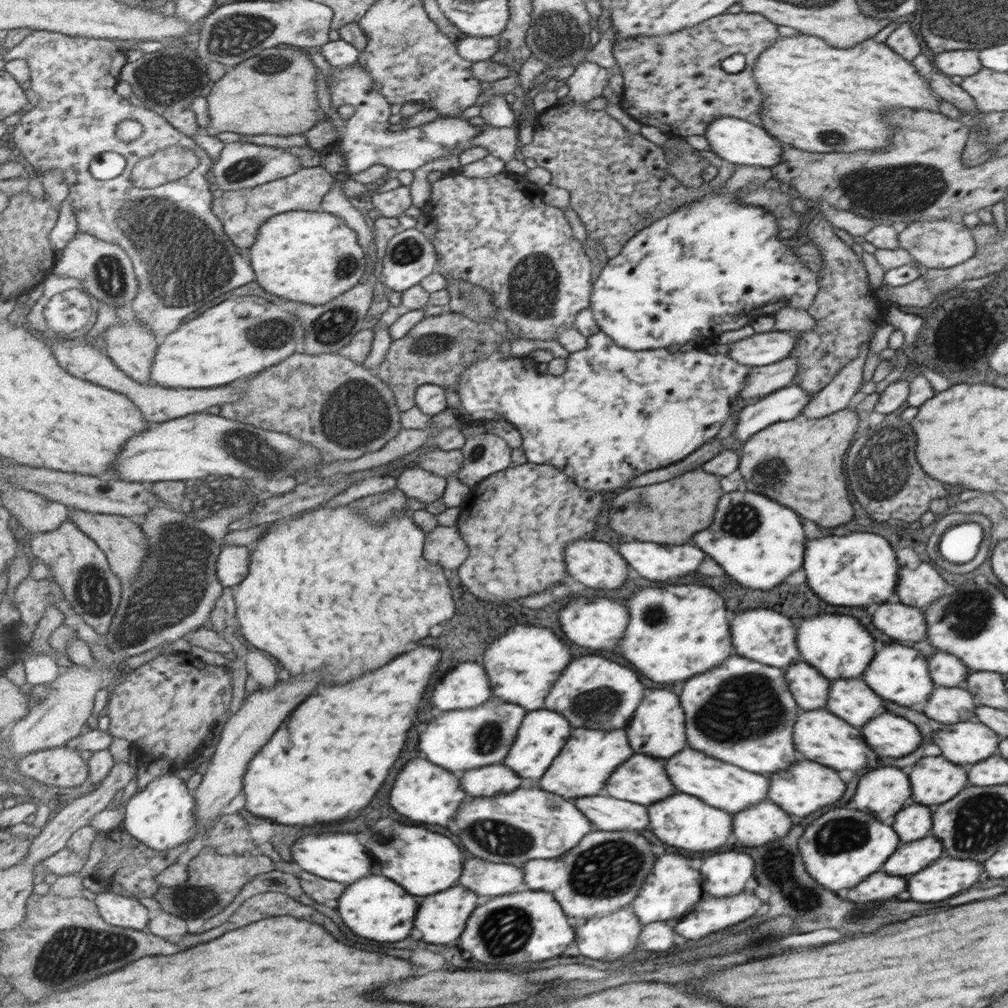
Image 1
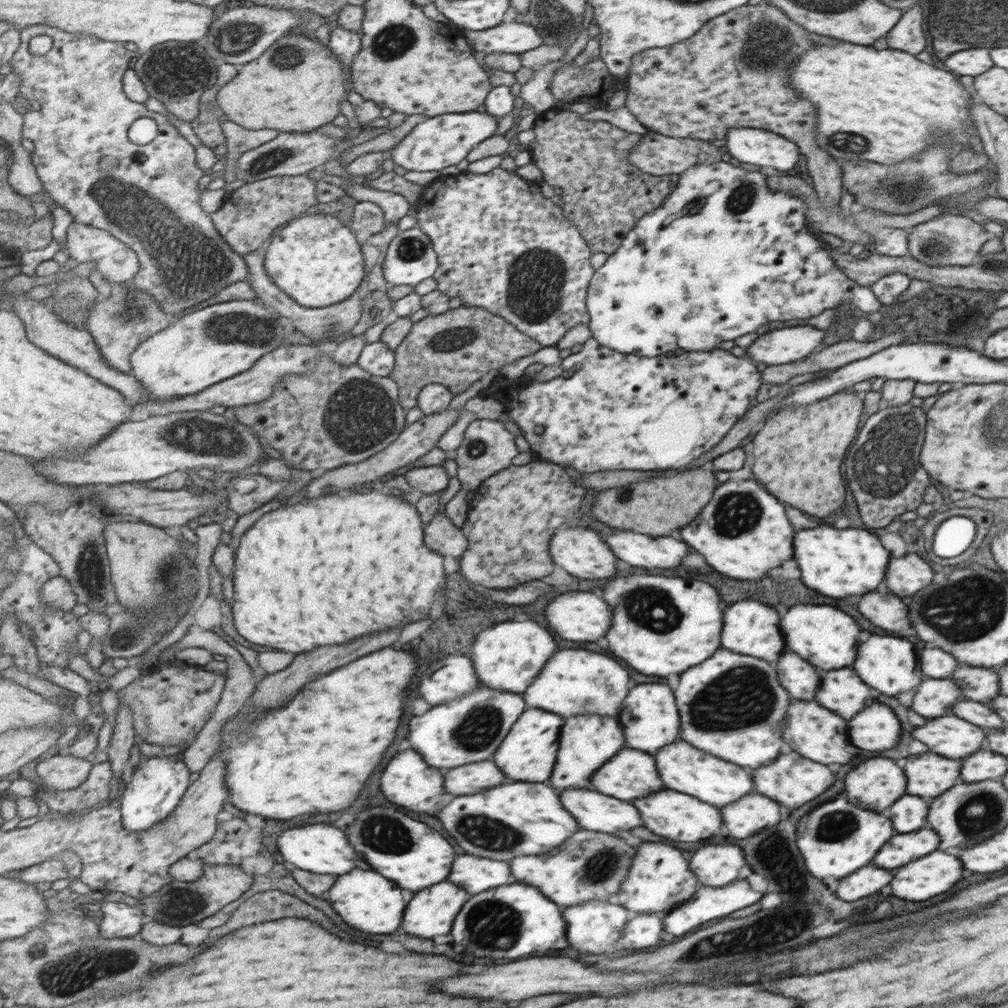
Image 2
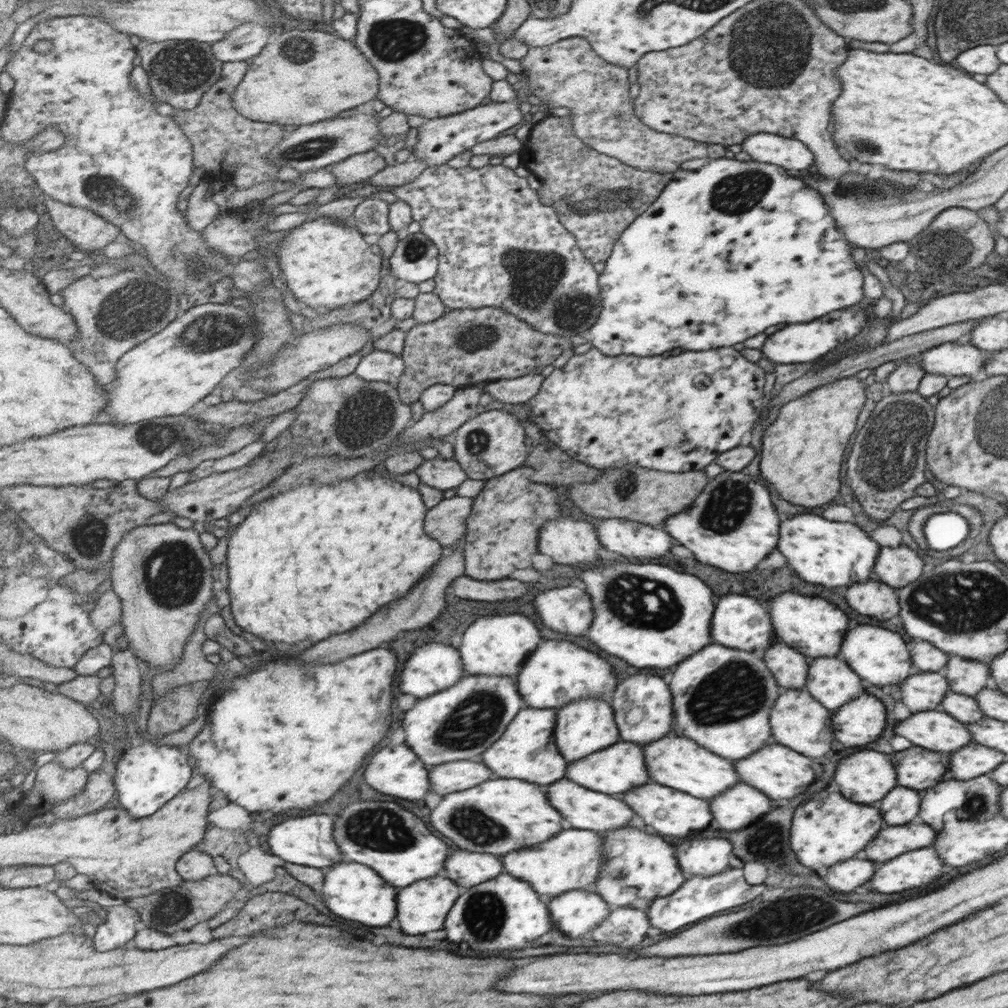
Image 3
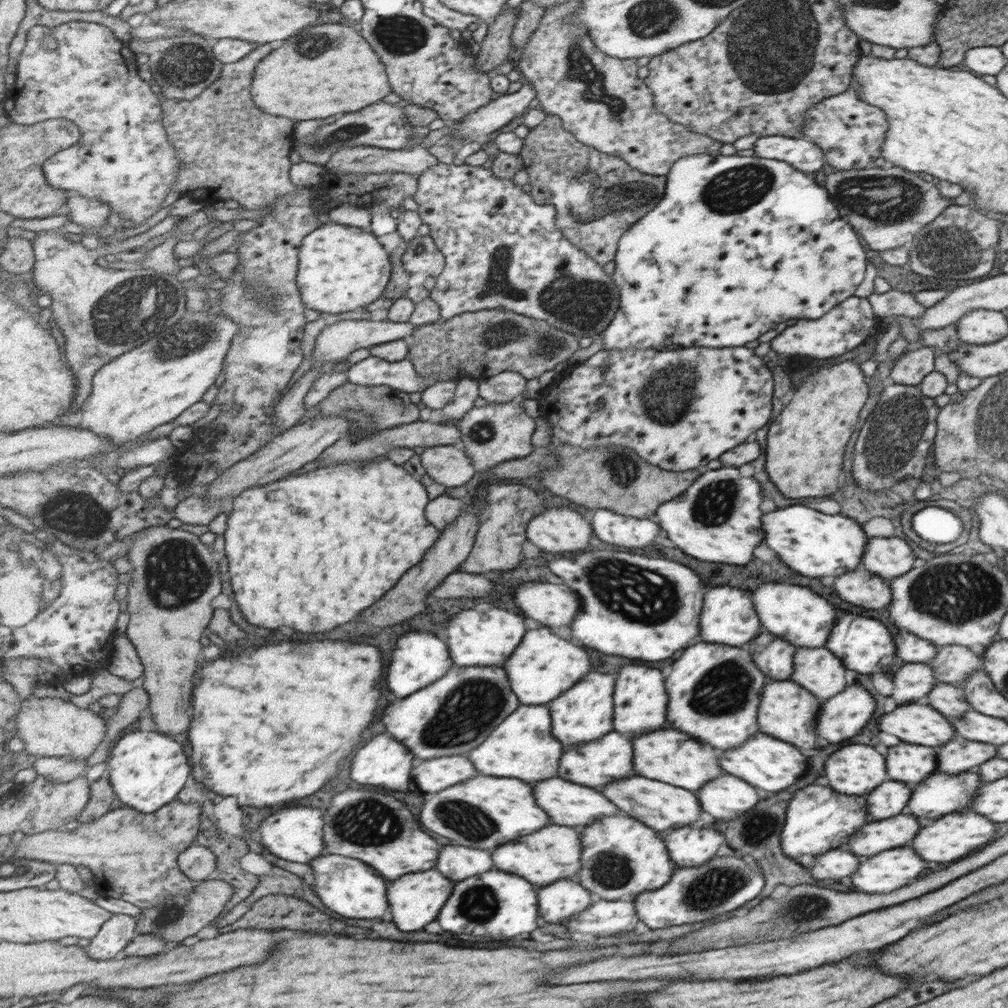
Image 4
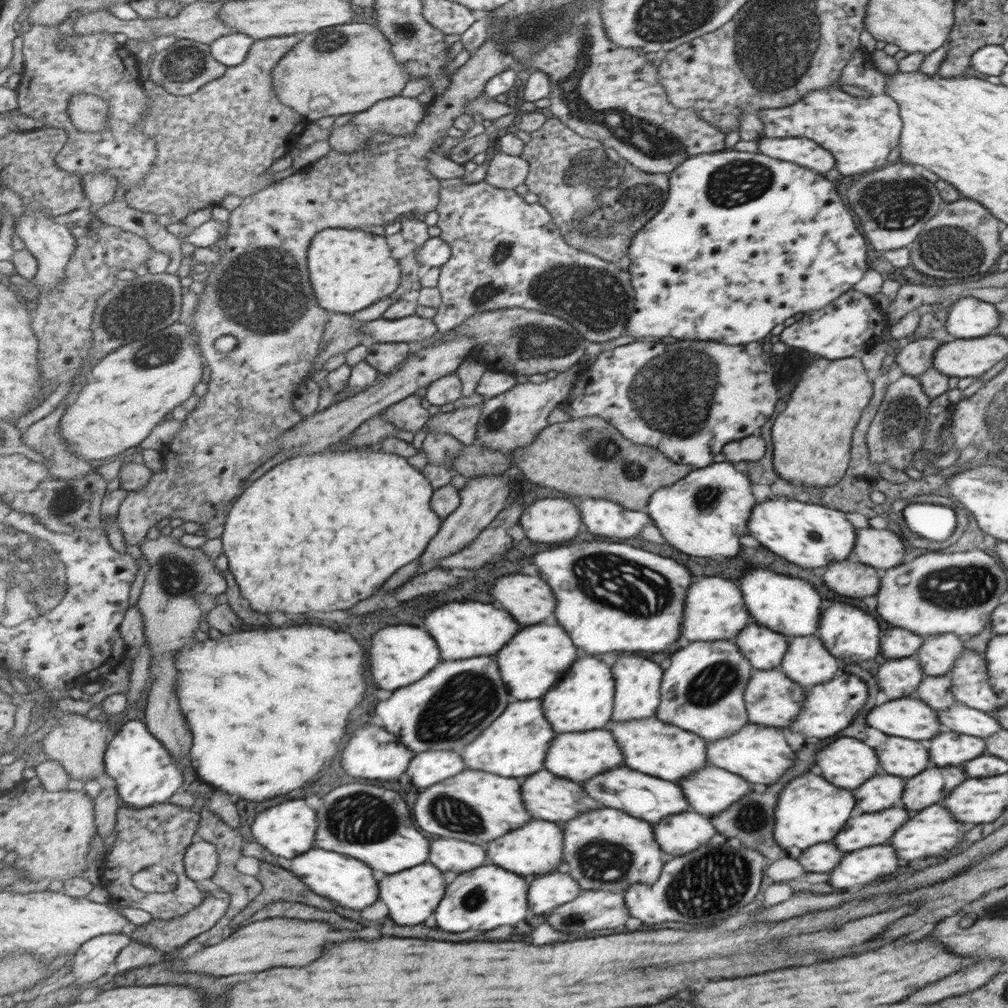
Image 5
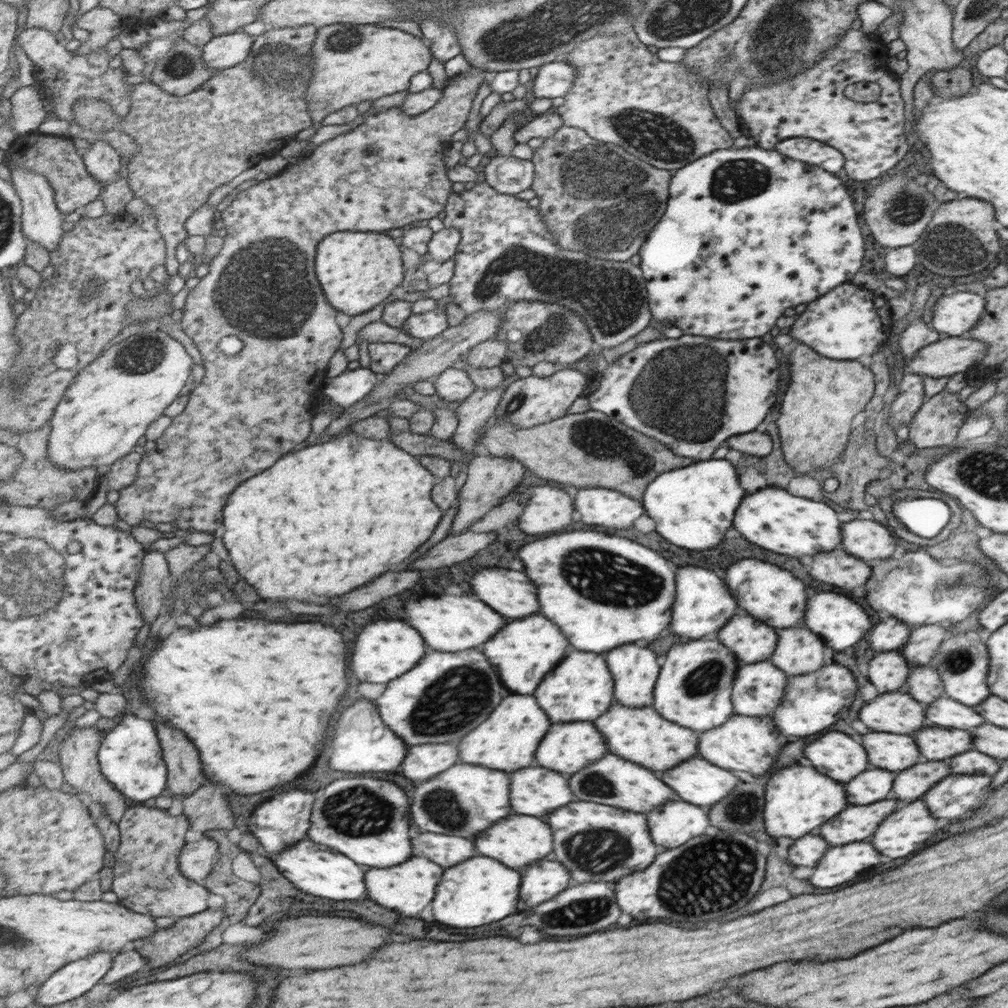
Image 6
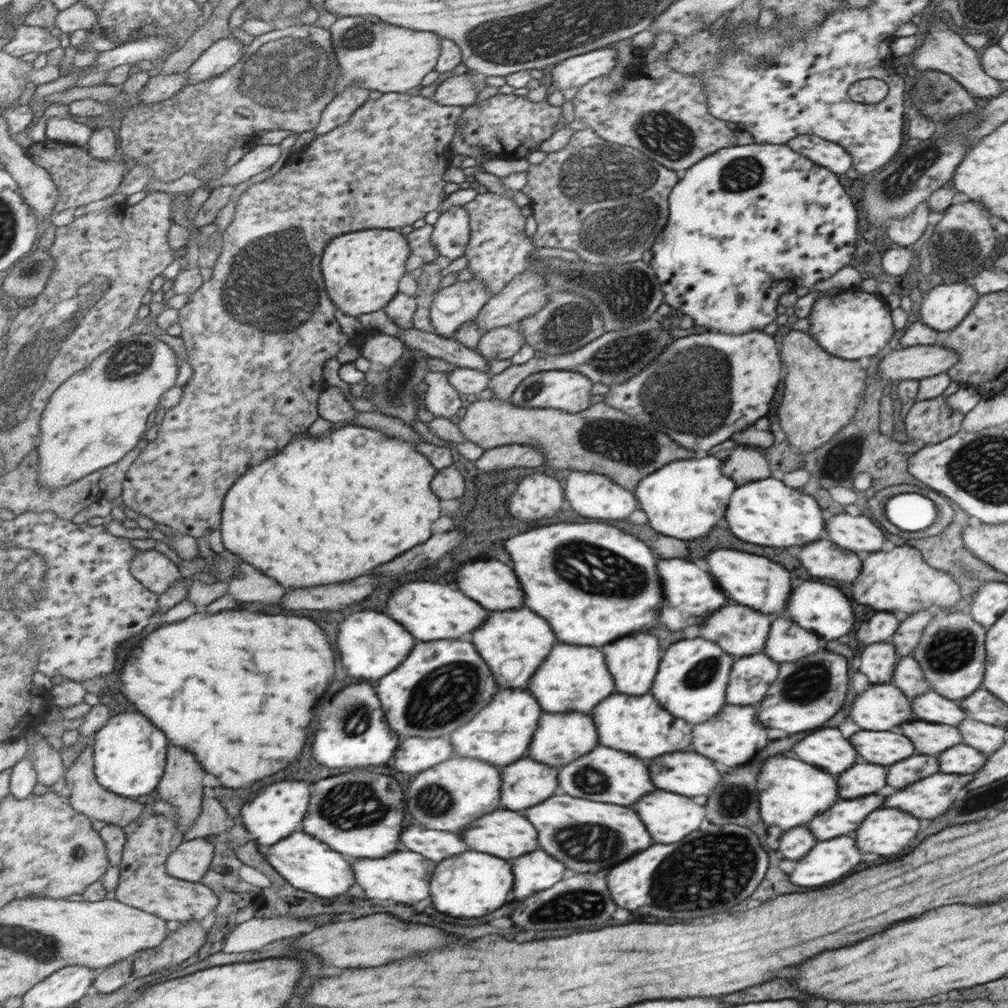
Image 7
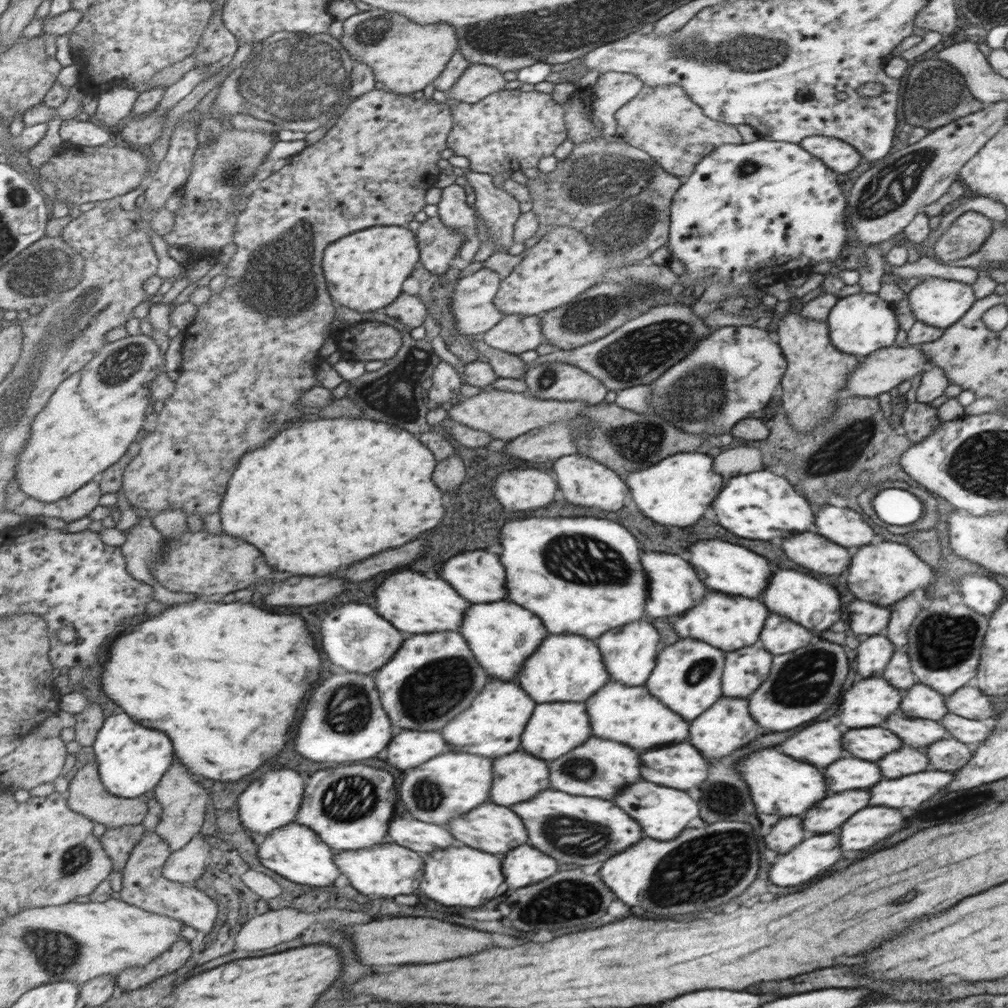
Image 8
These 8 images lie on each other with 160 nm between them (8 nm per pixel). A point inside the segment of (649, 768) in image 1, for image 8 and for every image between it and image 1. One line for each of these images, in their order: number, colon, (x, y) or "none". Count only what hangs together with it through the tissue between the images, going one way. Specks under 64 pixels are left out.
2: (632, 774)
3: (616, 769)
4: (597, 763)
5: (578, 755)
6: (568, 748)
7: (562, 738)
8: (556, 729)

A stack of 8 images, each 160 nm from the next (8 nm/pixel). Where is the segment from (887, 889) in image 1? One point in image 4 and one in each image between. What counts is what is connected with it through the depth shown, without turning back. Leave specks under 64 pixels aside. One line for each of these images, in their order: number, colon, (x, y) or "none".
2: (868, 880)
3: (845, 876)
4: (834, 864)

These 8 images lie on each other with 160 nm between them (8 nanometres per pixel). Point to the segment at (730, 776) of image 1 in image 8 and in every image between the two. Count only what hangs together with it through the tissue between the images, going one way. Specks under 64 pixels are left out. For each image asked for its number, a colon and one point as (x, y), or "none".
2: (715, 781)
3: (680, 763)
4: (669, 755)
5: (658, 748)
6: (641, 735)
7: (638, 724)
8: (629, 714)

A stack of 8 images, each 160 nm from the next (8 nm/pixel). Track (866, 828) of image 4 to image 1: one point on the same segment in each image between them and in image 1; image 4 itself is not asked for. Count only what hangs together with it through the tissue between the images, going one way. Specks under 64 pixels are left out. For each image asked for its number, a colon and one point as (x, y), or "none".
1: (912, 856)
2: (904, 847)
3: (894, 840)

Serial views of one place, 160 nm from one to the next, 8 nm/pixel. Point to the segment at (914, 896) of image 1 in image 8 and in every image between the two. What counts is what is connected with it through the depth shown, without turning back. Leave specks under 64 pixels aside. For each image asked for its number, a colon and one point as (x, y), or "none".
2: (935, 873)
3: (919, 869)
4: (893, 868)
5: (863, 866)
6: (842, 864)
7: (829, 860)
8: (817, 854)

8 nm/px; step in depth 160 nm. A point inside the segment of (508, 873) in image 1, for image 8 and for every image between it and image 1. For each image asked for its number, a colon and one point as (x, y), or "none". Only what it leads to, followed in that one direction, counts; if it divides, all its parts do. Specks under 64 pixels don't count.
2: (476, 875)
3: (467, 868)
4: (460, 863)
5: (455, 855)
6: (448, 851)
7: (436, 845)
8: (414, 834)

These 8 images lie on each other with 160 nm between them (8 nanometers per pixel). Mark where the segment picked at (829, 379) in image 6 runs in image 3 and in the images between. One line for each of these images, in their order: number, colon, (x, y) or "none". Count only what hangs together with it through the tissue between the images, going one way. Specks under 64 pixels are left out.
3: (801, 452)
4: (807, 440)
5: (811, 438)

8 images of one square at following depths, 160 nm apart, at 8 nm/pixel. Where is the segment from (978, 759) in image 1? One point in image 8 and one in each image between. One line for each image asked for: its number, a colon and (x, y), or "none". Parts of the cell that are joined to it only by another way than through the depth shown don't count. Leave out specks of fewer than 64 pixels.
2: (950, 736)
3: (937, 731)
4: (916, 724)
5: (913, 719)
6: (895, 713)
7: (880, 708)
8: (876, 693)

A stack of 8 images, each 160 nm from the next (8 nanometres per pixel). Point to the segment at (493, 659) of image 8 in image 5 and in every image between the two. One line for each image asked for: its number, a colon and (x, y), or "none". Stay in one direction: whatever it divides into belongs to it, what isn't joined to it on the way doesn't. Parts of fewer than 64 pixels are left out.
5: (540, 656)
6: (527, 650)
7: (515, 643)

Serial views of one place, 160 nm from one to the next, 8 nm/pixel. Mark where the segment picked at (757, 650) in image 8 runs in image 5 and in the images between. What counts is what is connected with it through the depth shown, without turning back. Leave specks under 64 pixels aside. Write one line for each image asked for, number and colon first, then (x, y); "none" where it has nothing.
5: (772, 699)
6: (759, 687)
7: (751, 676)

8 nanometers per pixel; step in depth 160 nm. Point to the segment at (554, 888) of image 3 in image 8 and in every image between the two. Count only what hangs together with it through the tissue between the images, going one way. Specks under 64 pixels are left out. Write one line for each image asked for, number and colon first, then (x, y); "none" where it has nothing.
4: (553, 853)
5: (538, 848)
6: (521, 840)
7: (507, 834)
8: (497, 829)

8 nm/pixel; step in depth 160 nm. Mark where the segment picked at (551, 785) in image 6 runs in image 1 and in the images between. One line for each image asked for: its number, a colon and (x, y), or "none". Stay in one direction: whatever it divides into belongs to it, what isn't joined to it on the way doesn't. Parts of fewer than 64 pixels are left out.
1: (606, 813)
2: (597, 813)
3: (592, 811)
4: (569, 804)
5: (549, 797)

